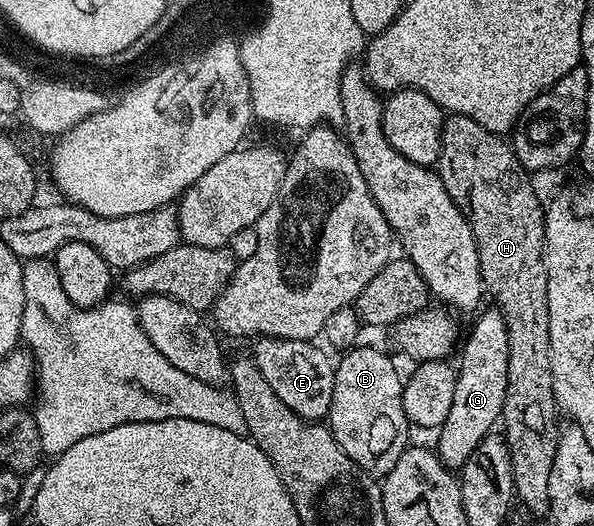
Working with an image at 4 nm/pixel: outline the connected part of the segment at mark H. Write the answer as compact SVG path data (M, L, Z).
M455 114L449 115L444 121L444 141L440 147L438 175L440 181L446 186L452 201L460 207L461 212L468 218L468 225L472 228L472 233L476 239L480 278L484 281L485 289L494 298L542 298L542 292L548 292L548 274L544 271L544 213L546 208L543 203L540 205L540 200L536 197L536 188L532 185L533 177L520 164L520 159L516 157L513 145L509 141L507 144L504 140L507 139L501 133L486 130L486 126L478 126L478 122L474 122L474 118Z

